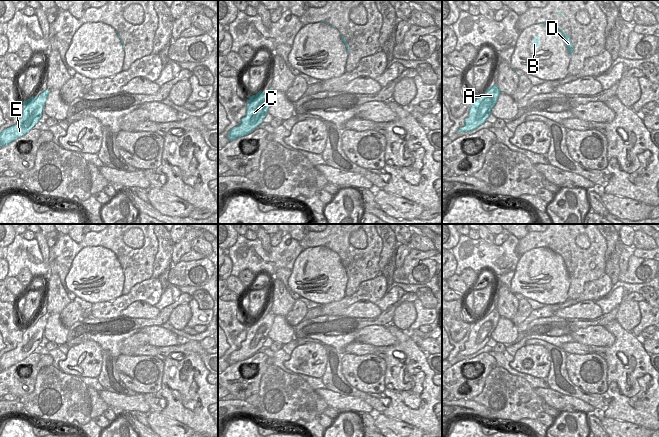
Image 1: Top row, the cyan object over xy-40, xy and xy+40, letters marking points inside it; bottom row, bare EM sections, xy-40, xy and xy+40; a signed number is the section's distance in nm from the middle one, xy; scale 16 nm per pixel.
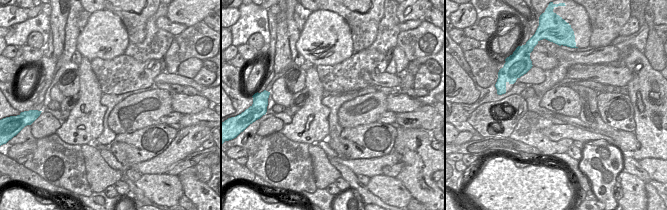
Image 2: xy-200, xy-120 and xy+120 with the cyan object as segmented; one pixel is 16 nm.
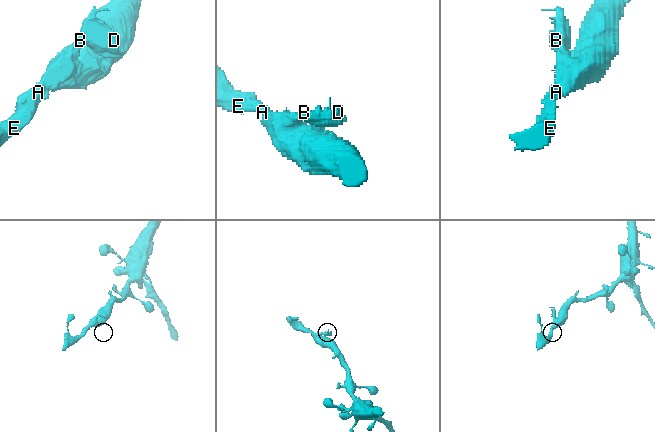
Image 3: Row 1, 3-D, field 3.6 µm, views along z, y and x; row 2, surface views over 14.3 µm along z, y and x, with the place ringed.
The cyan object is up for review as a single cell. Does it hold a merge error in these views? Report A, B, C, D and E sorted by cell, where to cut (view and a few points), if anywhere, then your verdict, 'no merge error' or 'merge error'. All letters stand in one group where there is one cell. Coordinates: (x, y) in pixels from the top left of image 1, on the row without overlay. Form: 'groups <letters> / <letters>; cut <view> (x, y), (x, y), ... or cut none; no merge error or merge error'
groups A B C D E; cut none; no merge error

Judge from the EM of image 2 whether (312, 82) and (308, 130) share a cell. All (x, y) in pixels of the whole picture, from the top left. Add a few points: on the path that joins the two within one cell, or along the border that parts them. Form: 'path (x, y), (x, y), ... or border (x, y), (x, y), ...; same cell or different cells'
path (313, 94), (313, 111), (309, 118); same cell

